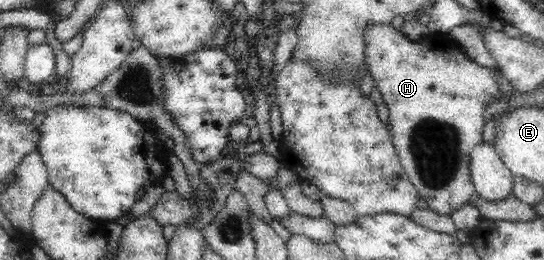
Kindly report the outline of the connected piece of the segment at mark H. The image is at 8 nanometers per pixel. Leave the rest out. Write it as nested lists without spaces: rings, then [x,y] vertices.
[[[369,25],[365,29],[365,62],[369,66],[369,73],[374,81],[374,87],[381,94],[381,99],[389,111],[389,130],[391,140],[395,147],[397,157],[401,163],[403,172],[407,175],[409,182],[417,191],[419,197],[423,197],[429,204],[429,210],[443,216],[453,216],[455,211],[461,210],[465,205],[472,202],[472,198],[476,193],[472,178],[470,177],[470,154],[473,147],[477,144],[484,143],[483,129],[485,127],[485,116],[483,114],[487,111],[489,101],[499,93],[499,85],[495,80],[494,70],[488,67],[483,67],[481,64],[474,62],[469,56],[459,53],[457,49],[443,49],[435,43],[427,43],[425,40],[411,41],[403,33],[397,32],[391,25],[385,27],[384,25]]]

